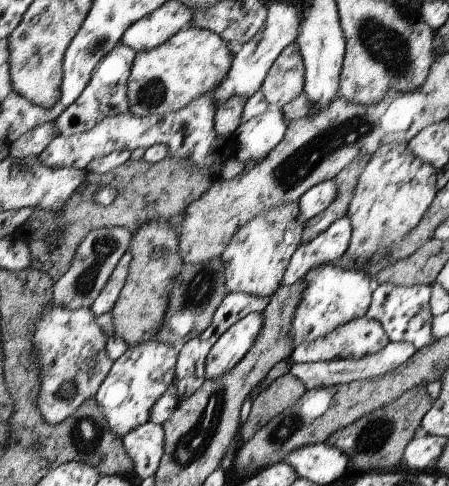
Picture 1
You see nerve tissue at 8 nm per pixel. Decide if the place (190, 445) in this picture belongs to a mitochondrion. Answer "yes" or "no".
yes

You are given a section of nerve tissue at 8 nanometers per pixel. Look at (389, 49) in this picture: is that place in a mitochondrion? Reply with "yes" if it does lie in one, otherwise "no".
yes

